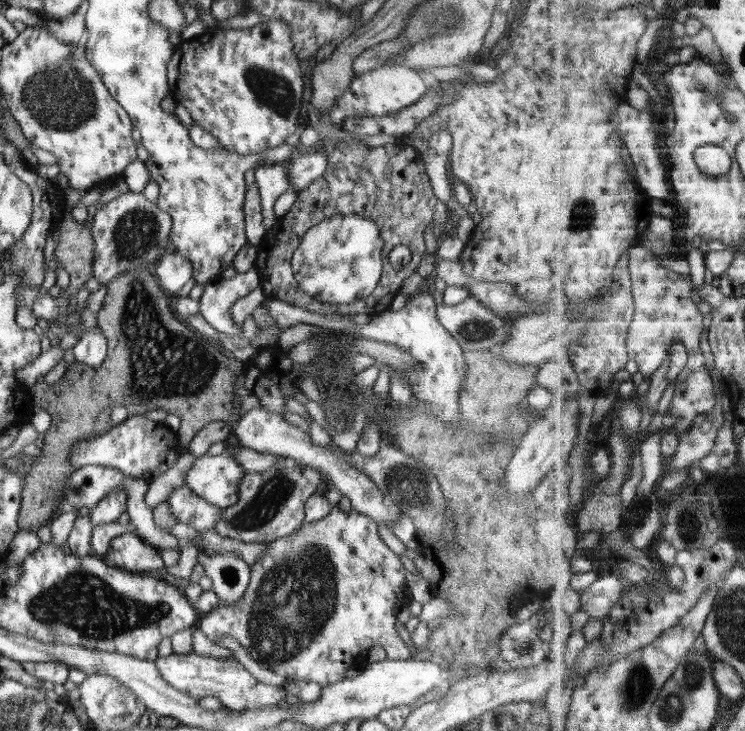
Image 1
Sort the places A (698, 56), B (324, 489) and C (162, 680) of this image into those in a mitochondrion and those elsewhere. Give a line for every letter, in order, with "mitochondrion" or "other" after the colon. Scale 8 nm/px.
A: other
B: other
C: other

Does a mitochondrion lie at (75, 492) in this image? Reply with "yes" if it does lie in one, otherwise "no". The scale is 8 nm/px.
yes

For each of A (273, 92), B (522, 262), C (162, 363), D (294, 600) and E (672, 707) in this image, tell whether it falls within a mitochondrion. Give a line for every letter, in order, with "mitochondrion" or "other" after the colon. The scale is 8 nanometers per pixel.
A: mitochondrion
B: other
C: mitochondrion
D: mitochondrion
E: mitochondrion

